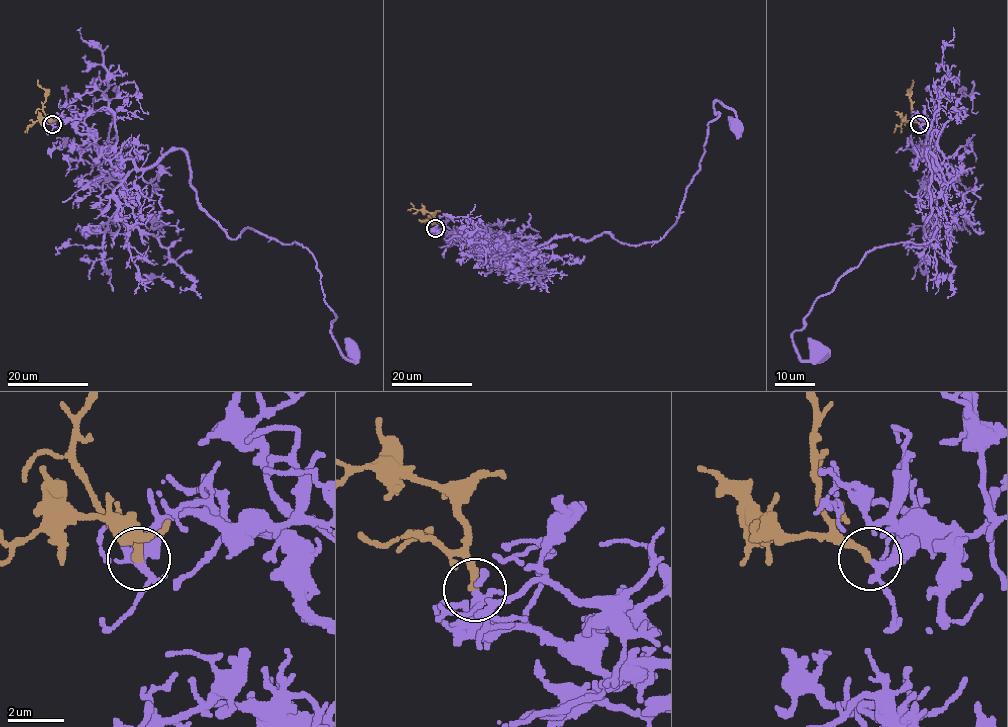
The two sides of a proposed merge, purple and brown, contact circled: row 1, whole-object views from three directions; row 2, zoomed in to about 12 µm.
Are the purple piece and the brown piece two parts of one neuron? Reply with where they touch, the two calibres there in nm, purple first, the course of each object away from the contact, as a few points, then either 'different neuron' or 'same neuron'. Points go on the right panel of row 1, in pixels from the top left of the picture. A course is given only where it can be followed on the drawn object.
at (919, 124); 240 nm thick on the purple side, 260 nm on the other; purple runs (919, 124), (932, 238), (871, 250), (822, 294), (792, 339), (818, 352); brown runs (919, 124), (911, 110), (912, 80); same neuron

